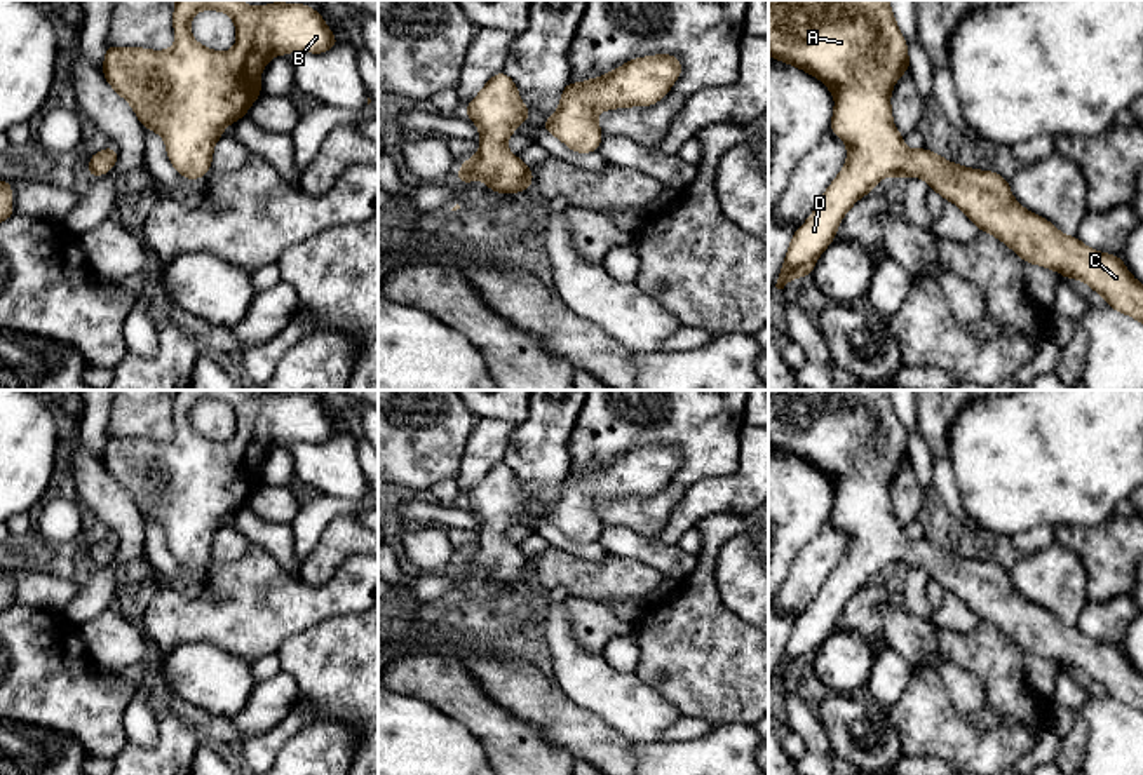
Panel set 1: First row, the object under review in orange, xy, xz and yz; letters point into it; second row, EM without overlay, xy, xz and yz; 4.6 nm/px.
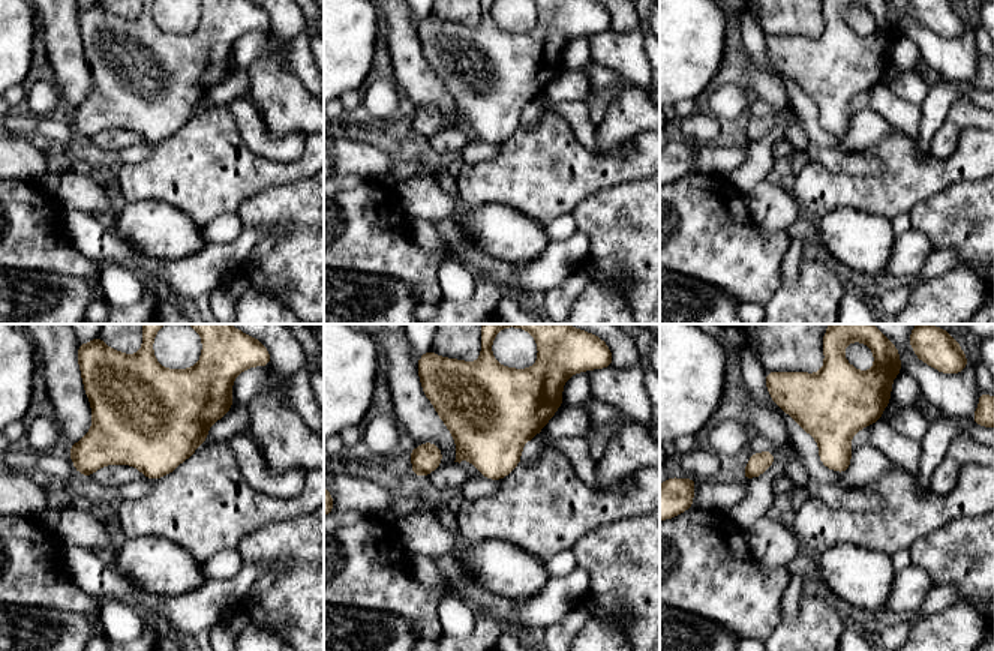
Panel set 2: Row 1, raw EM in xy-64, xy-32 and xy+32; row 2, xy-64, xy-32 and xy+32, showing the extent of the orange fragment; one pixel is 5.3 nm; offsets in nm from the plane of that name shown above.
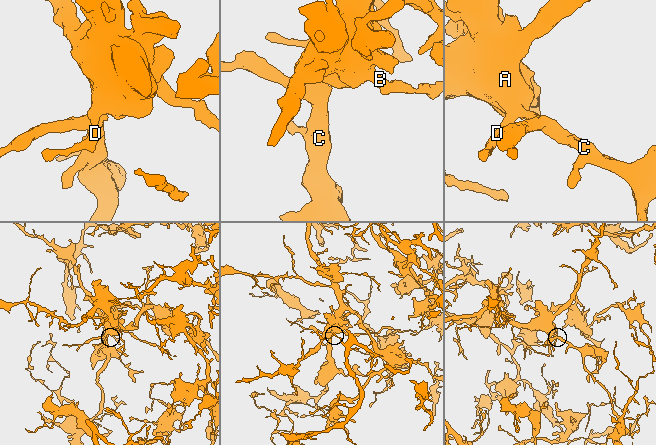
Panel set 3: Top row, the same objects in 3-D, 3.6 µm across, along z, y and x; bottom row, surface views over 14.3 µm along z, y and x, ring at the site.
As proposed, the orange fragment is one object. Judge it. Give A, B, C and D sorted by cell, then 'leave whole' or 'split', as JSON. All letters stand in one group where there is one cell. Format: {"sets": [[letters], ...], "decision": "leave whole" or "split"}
{"sets": [["A", "B", "C", "D"]], "decision": "leave whole"}

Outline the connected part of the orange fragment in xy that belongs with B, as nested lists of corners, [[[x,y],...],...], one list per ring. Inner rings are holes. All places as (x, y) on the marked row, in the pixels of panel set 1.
[[[176,0],[172,26],[176,42],[169,51],[106,44],[103,75],[132,106],[143,127],[164,138],[167,157],[185,179],[209,172],[214,145],[225,127],[247,115],[261,96],[260,77],[272,57],[298,51],[322,54],[342,42],[315,9],[287,2],[253,7],[240,0]],[[199,10],[221,10],[232,17],[237,28],[232,51],[216,52],[193,40],[190,24]]]

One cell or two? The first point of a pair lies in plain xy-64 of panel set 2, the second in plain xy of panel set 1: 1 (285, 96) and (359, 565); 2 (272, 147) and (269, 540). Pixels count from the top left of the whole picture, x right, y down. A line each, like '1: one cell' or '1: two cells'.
1: two cells
2: one cell

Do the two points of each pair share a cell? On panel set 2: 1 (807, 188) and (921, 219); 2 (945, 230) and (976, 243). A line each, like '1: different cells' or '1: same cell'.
1: different cells
2: same cell

